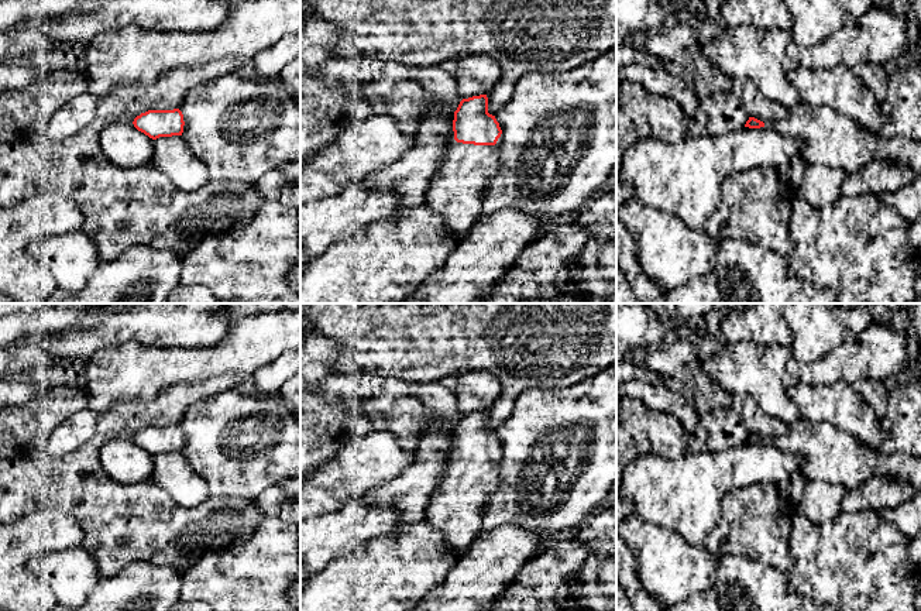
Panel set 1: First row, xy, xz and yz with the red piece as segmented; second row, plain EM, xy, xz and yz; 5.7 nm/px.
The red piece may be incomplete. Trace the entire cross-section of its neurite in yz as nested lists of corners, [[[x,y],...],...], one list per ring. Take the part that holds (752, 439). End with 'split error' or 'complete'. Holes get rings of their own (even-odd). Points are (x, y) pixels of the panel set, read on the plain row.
[[[800,418],[783,436],[763,439],[749,433],[745,443],[764,443],[797,456],[808,481],[841,484],[850,491],[874,476],[886,476],[921,491],[921,457],[879,453],[824,422],[812,423]]]; split error

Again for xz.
[[[487,411],[460,418],[453,447],[446,477],[427,502],[426,521],[443,533],[444,549],[461,557],[482,532],[482,508],[499,484],[502,446],[488,429]]]; split error

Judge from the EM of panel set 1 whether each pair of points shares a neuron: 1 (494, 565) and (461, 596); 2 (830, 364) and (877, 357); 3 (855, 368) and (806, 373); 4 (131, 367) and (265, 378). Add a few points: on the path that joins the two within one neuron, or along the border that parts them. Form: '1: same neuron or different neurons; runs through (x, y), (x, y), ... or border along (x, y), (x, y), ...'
1: same neuron; runs through (485, 572), (470, 587)
2: same neuron; runs through (841, 364), (866, 357)
3: same neuron; runs through (842, 368), (818, 373)
4: different neurons; border along (279, 356), (261, 366), (251, 376)

